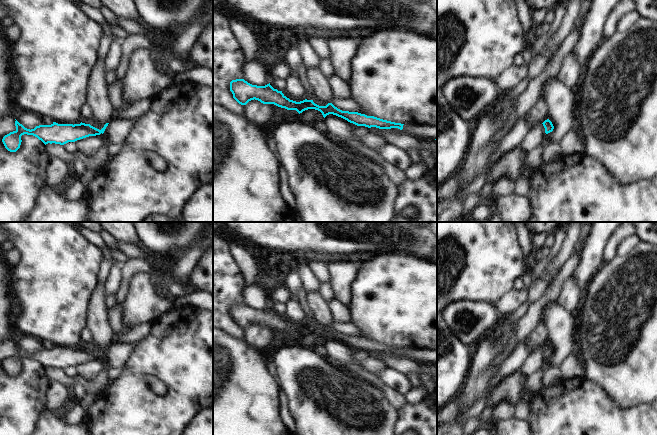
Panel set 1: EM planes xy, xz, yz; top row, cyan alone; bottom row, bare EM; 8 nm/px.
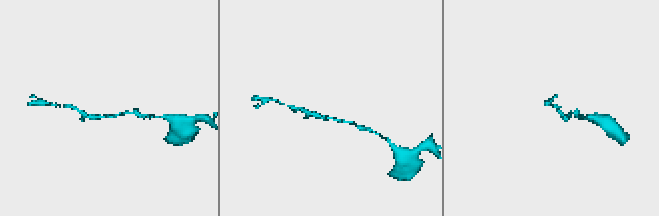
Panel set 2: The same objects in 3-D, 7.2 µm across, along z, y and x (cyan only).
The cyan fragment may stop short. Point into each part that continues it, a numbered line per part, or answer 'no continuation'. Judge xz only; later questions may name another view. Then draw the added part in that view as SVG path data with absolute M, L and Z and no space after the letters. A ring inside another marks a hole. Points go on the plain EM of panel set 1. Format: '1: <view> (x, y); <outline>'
no continuation

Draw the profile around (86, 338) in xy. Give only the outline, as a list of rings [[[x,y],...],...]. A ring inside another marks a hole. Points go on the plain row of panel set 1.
[[[84,328],[80,334],[81,346],[89,348],[92,342],[92,335],[87,328]]]

